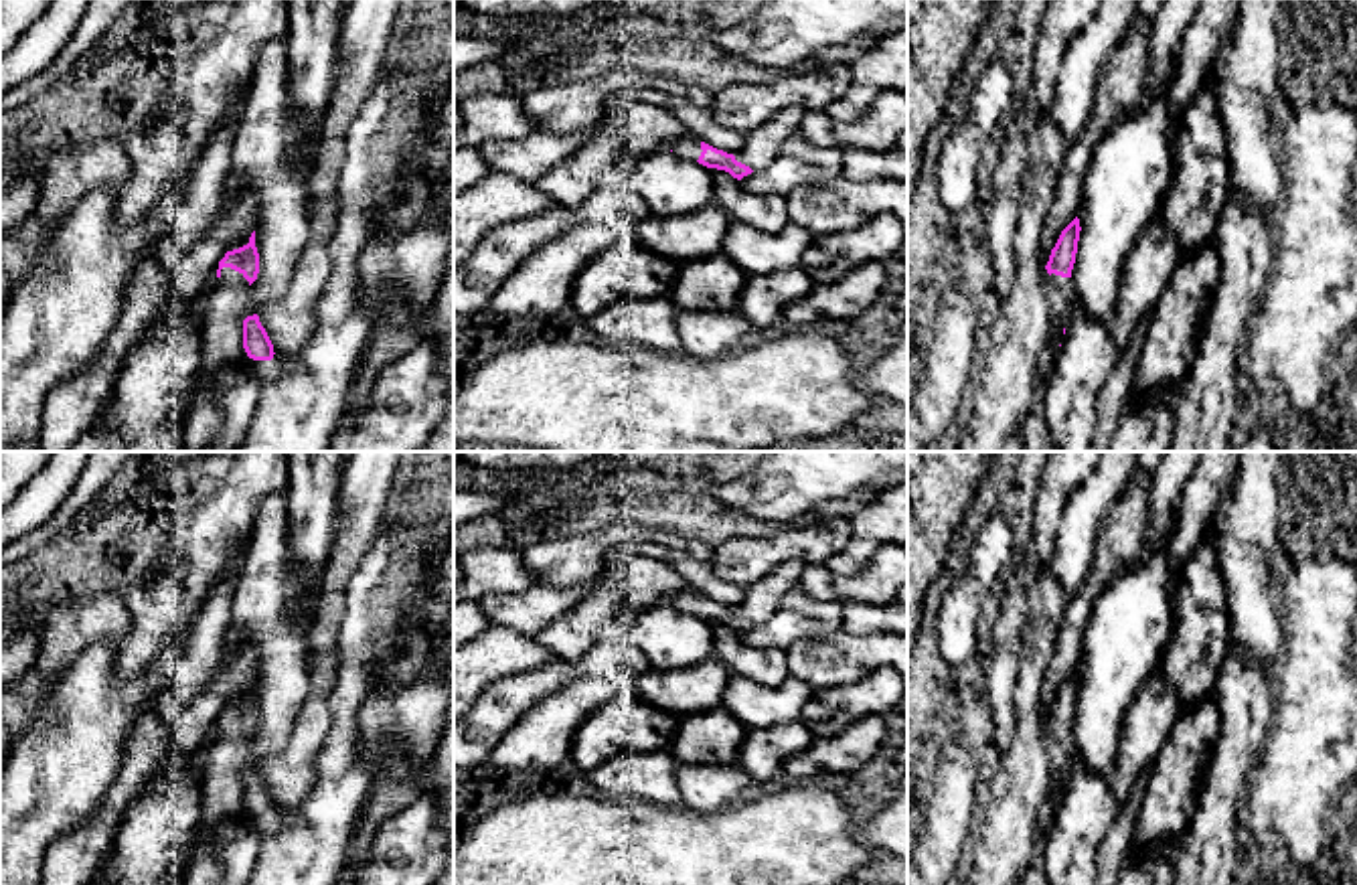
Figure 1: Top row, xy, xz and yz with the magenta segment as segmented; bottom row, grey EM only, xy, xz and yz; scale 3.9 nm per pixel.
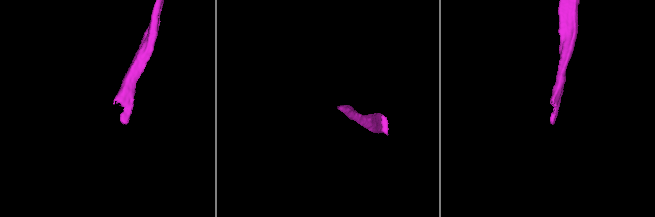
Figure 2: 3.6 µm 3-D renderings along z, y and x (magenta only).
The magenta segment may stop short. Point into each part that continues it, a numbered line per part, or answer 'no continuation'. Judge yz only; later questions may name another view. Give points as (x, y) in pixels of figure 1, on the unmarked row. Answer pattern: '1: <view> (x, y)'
1: yz (1060, 746)

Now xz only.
1: xz (689, 600)

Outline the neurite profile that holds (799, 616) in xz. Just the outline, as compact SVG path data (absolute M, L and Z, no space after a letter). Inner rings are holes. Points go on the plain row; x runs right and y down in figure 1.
M800 587L788 591L774 616L743 630L739 638L757 648L782 648L808 638L841 632L843 604L816 601Z

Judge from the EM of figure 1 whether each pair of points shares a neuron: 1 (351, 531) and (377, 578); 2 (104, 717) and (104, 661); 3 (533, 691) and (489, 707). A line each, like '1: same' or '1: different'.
1: different
2: same
3: same

